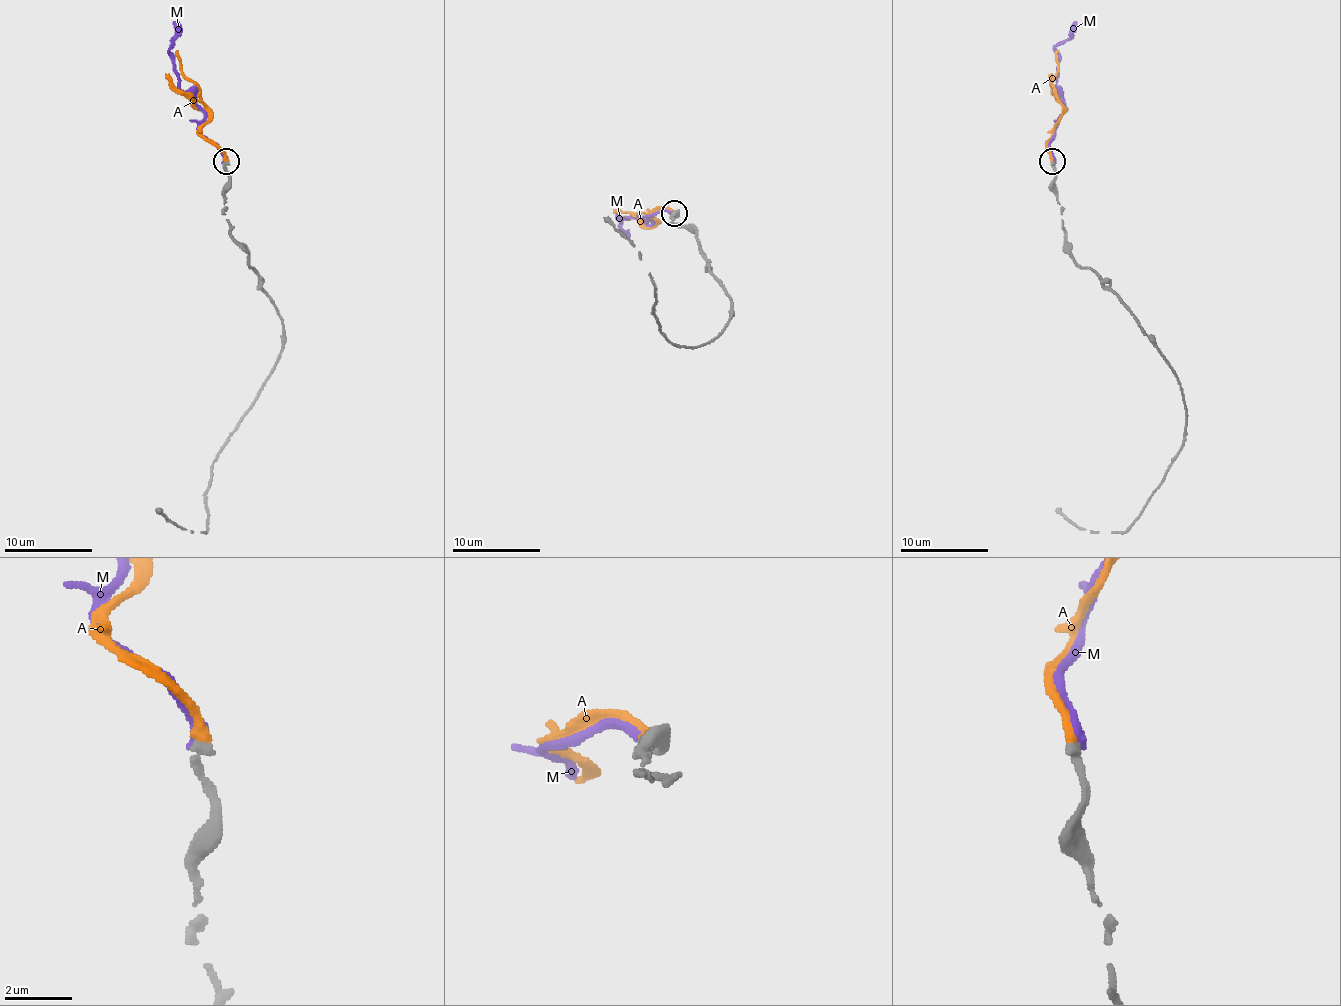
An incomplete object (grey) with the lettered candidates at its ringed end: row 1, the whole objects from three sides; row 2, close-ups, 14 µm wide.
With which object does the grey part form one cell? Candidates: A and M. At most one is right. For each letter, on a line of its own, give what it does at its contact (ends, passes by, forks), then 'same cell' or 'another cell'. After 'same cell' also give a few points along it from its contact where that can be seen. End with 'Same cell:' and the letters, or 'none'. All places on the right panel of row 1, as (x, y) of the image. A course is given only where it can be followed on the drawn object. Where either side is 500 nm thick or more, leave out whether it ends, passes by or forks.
A: it ends | same cell | via (1052, 161), (1048, 148), (1055, 124), (1061, 117), (1061, 106), (1052, 84), (1057, 73), (1055, 51)
M: it ends | another cell
Same cell: A

